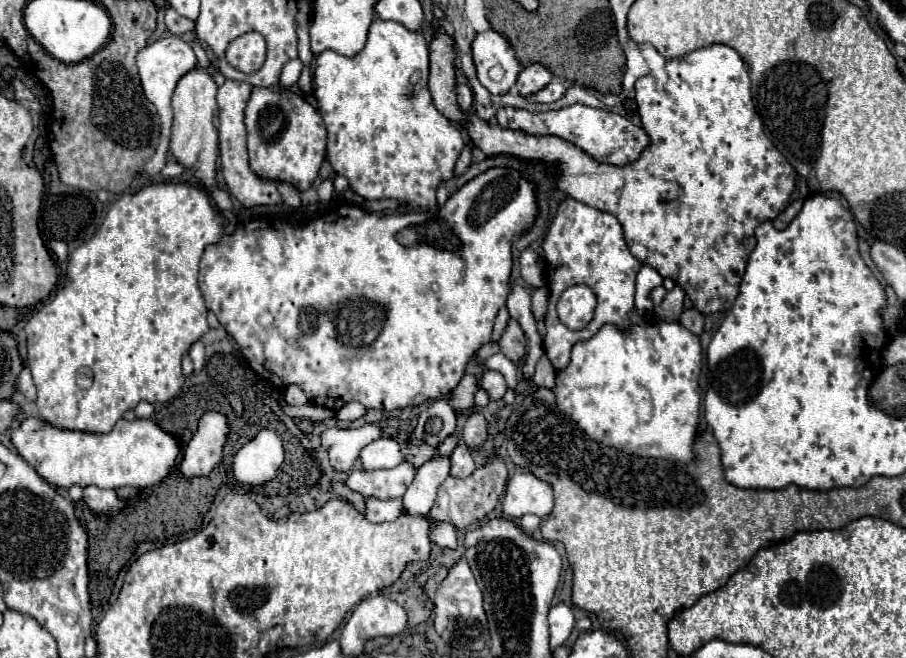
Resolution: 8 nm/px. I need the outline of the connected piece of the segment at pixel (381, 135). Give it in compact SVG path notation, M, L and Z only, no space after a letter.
M374 19L366 47L358 55L344 57L336 51L324 51L316 57L314 95L328 131L328 161L338 175L348 179L352 191L370 201L404 199L408 207L436 207L436 187L442 179L452 179L464 139L432 103L428 91L428 43L422 31L408 31L402 23Z

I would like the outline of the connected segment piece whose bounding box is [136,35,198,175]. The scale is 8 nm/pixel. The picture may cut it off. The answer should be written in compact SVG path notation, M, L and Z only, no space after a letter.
M170 35L170 37L162 37L150 45L146 45L144 49L138 51L136 55L136 65L138 65L138 75L140 75L140 81L142 81L142 91L144 91L144 97L156 107L158 115L160 115L160 125L162 125L162 131L160 131L160 143L158 143L158 149L154 153L154 157L144 165L144 173L146 175L156 175L164 169L166 165L166 155L168 155L168 145L170 145L170 127L172 127L172 93L174 93L174 87L178 83L178 79L188 73L190 69L196 67L196 57L194 57L194 51L190 49L190 45L176 37L176 35Z

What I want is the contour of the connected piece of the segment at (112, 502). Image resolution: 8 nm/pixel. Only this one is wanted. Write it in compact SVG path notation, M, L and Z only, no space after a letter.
M86 487L84 489L84 503L94 513L116 513L124 507L124 501L116 497L116 491L100 489L100 487Z

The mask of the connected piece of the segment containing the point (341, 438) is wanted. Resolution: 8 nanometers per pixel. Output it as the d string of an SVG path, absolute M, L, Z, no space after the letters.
M364 425L358 429L326 429L322 433L322 445L328 449L330 465L336 471L348 471L362 447L370 441L384 437L380 425Z

